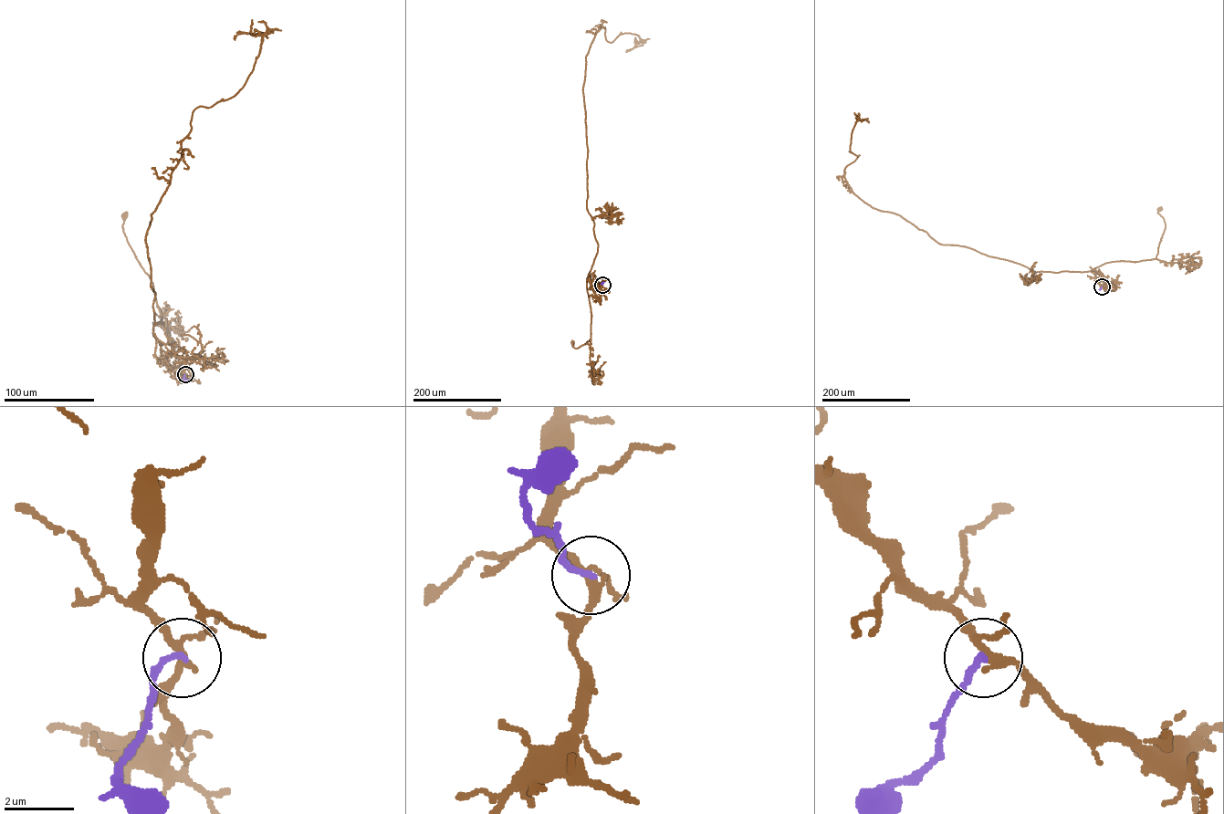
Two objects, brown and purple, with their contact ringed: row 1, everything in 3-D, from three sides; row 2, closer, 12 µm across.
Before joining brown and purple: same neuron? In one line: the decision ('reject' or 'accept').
reject

